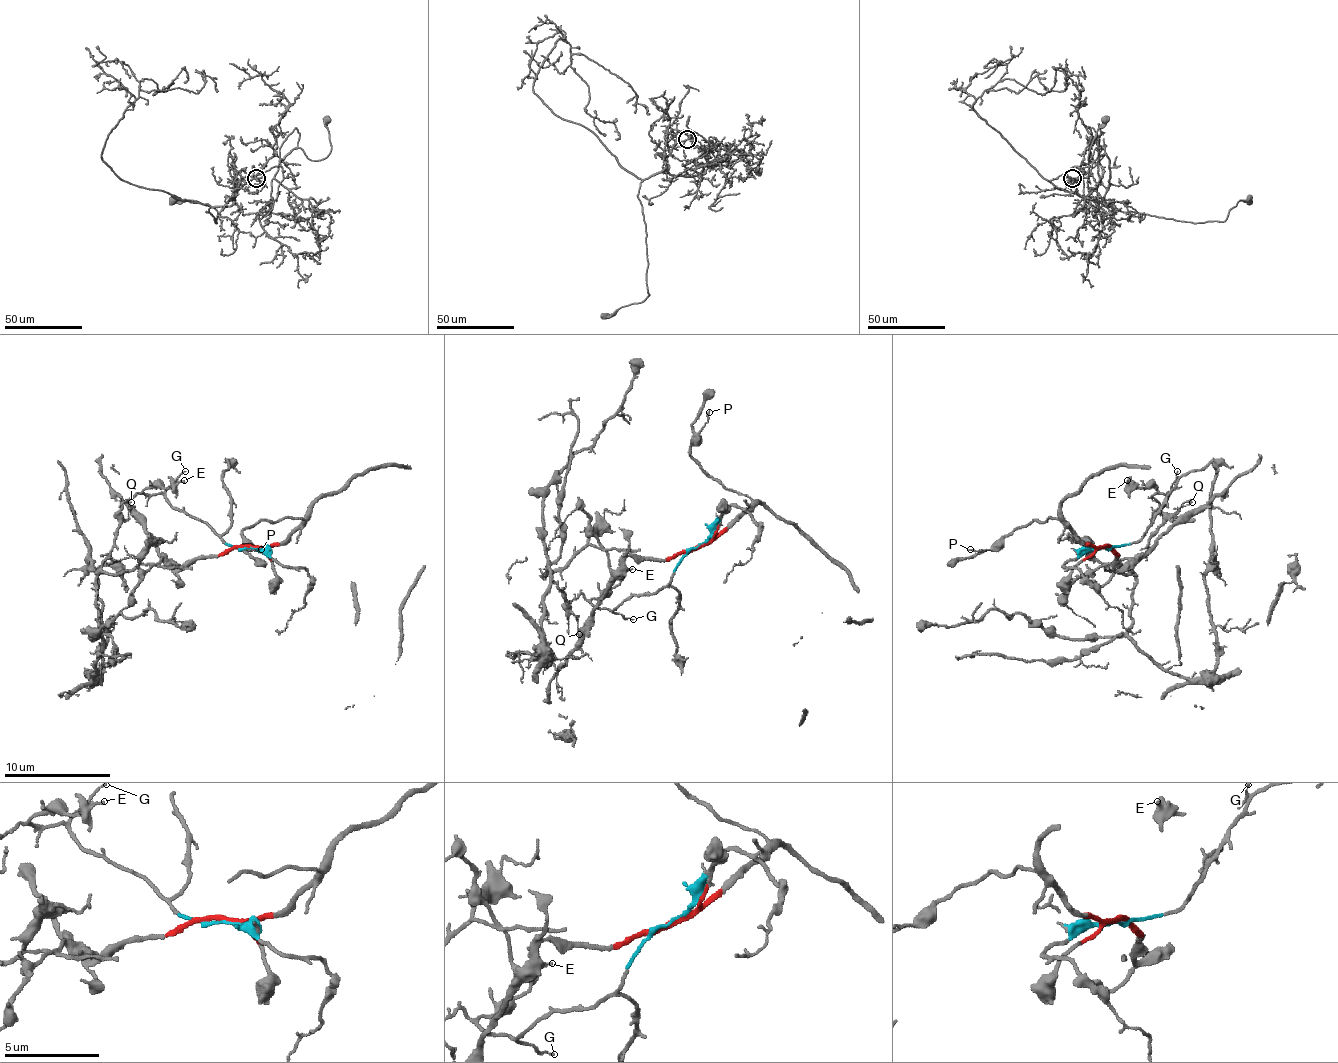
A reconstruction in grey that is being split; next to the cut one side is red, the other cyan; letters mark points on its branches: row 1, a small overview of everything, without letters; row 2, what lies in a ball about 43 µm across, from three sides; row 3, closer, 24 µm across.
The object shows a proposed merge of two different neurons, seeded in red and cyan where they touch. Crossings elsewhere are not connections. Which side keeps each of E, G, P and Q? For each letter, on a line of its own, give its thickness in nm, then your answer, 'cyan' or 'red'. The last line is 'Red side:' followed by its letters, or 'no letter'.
E: calibre 140 nm; cyan
G: calibre 90 nm; cyan
P: calibre 130 nm; red
Q: calibre 70 nm; cyan
Red side: P

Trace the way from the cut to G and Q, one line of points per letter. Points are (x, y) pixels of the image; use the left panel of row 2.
G: (248, 549), (224, 541), (203, 522), (179, 512), (169, 501), (166, 490), (184, 472)
Q: (248, 549), (224, 541), (163, 496), (142, 493), (129, 498), (121, 512), (126, 520), (131, 501)

